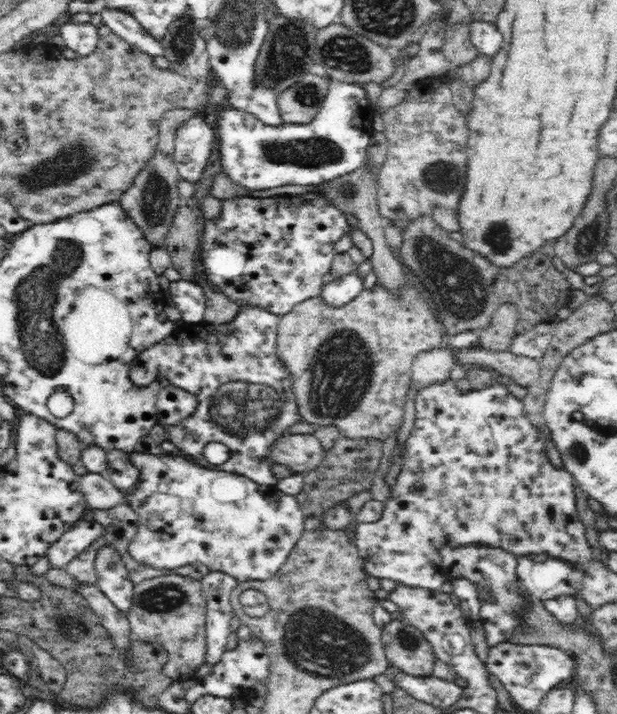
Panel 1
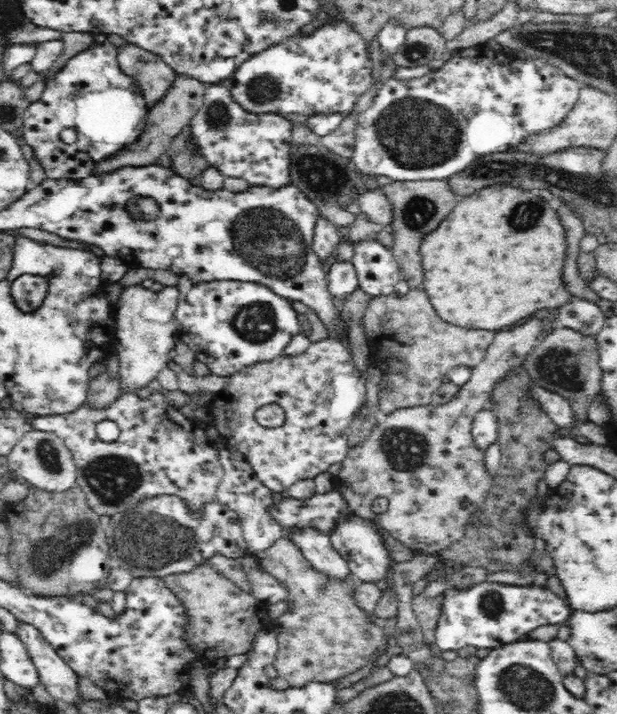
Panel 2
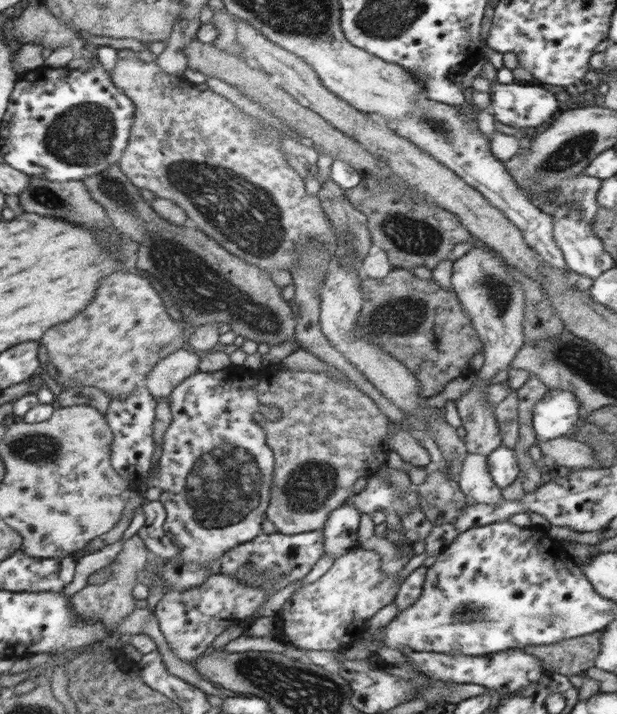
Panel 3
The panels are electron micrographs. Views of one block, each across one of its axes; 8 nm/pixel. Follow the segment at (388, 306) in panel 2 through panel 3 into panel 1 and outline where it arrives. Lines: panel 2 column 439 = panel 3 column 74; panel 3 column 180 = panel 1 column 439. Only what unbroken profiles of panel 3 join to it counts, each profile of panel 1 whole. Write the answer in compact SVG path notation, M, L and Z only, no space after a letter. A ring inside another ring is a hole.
M407 281L396 288L388 288L381 282L375 284L374 288L364 289L356 298L342 304L342 306L334 306L318 294L312 298L306 298L296 304L290 312L279 316L278 336L277 336L277 353L290 369L293 376L296 398L299 401L299 409L302 413L303 420L317 426L334 425L339 428L343 436L350 438L358 437L376 437L380 440L386 440L388 436L396 434L400 430L400 426L404 424L404 414L406 414L406 406L408 406L408 394L412 388L412 367L416 357L422 352L445 348L446 342L442 342L442 338L447 338L445 324L440 320L439 316L434 316L430 307L432 305L426 302L426 296L420 292L420 289Z

